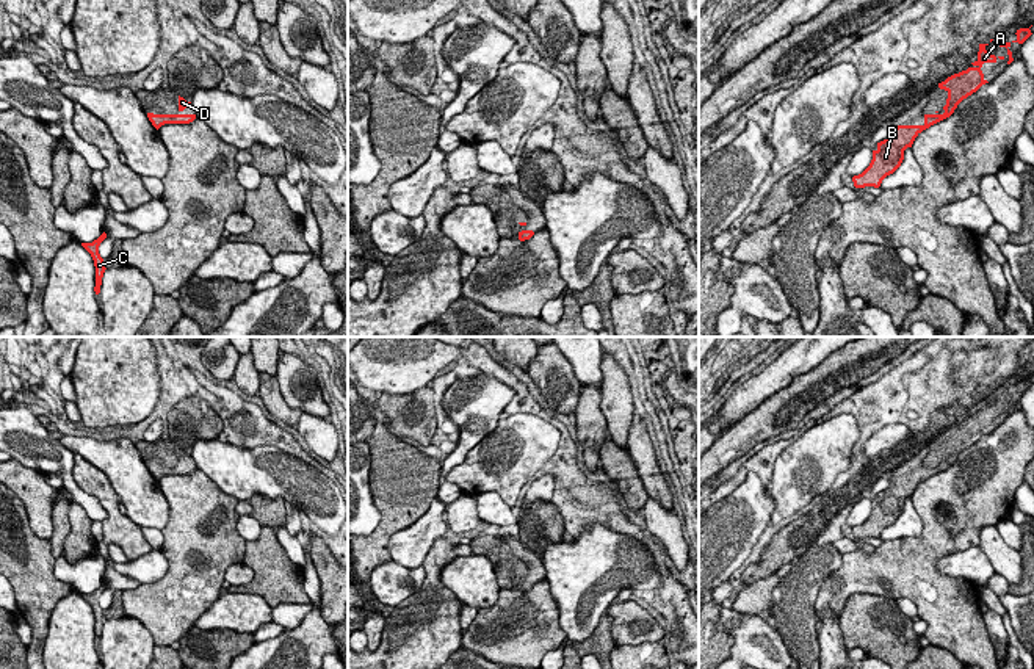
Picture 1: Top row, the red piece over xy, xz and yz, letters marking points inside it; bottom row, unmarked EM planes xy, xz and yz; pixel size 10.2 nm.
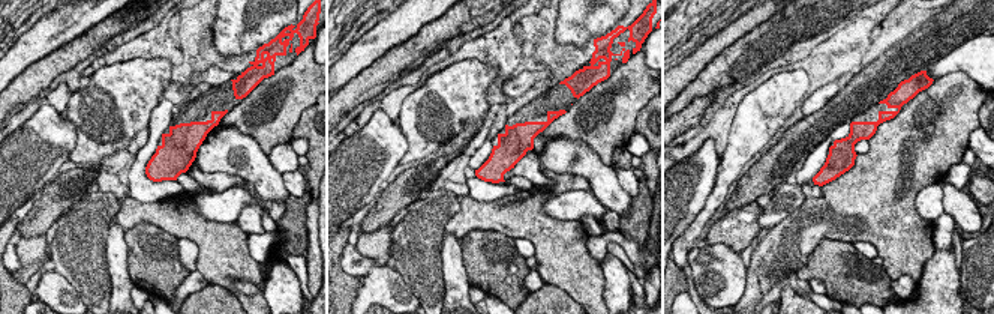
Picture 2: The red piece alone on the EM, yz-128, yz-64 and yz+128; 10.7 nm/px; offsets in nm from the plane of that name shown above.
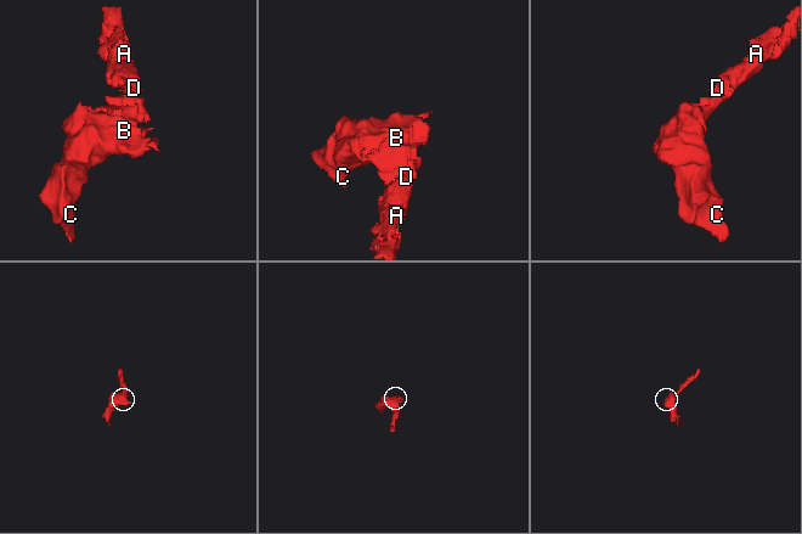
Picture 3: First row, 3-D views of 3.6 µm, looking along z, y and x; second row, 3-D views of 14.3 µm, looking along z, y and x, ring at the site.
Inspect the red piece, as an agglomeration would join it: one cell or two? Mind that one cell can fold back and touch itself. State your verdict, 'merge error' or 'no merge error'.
no merge error

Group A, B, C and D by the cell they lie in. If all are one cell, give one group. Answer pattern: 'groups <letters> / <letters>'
groups A B C D

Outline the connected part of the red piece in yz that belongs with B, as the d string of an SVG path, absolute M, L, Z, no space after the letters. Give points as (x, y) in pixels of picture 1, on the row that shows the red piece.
M979 44L978 60L967 71L948 77L938 83L940 89L948 92L945 113L924 114L923 125L898 125L890 130L890 135L877 143L877 149L873 150L873 160L870 166L859 175L852 177L855 188L874 186L879 188L882 180L893 174L904 160L904 150L912 147L915 138L931 125L949 118L957 105L976 92L982 85L989 83L981 71L984 63L996 63L996 56L992 55L985 47L989 44Z

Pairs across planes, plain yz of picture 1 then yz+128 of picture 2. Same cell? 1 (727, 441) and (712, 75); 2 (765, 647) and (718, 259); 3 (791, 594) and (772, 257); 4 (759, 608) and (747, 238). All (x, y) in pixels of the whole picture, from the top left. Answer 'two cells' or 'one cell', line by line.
1: one cell
2: one cell
3: two cells
4: one cell

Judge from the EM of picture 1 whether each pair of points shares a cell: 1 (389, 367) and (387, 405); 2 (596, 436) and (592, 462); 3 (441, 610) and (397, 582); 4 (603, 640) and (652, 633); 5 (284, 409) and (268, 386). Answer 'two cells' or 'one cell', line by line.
1: two cells
2: one cell
3: two cells
4: two cells
5: one cell

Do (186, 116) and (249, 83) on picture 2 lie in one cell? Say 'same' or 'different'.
same

